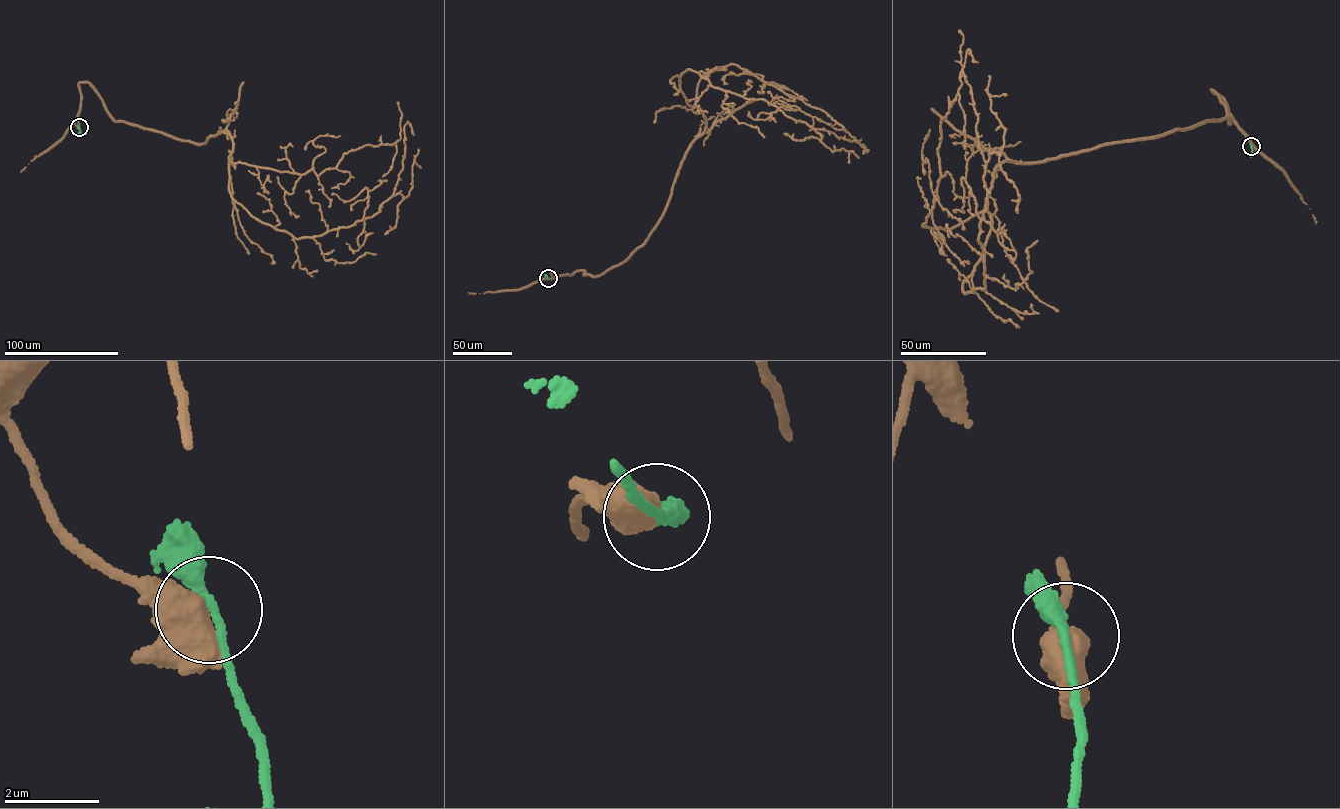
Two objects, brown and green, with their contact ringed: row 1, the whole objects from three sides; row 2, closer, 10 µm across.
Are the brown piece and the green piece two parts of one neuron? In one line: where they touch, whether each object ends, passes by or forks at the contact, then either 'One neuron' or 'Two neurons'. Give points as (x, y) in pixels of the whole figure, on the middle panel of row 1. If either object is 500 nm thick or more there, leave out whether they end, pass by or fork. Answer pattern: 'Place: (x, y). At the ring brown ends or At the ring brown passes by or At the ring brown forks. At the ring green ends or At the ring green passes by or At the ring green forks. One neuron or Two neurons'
Place: (548, 278). At the ring brown forks. At the ring green passes by. Two neurons

